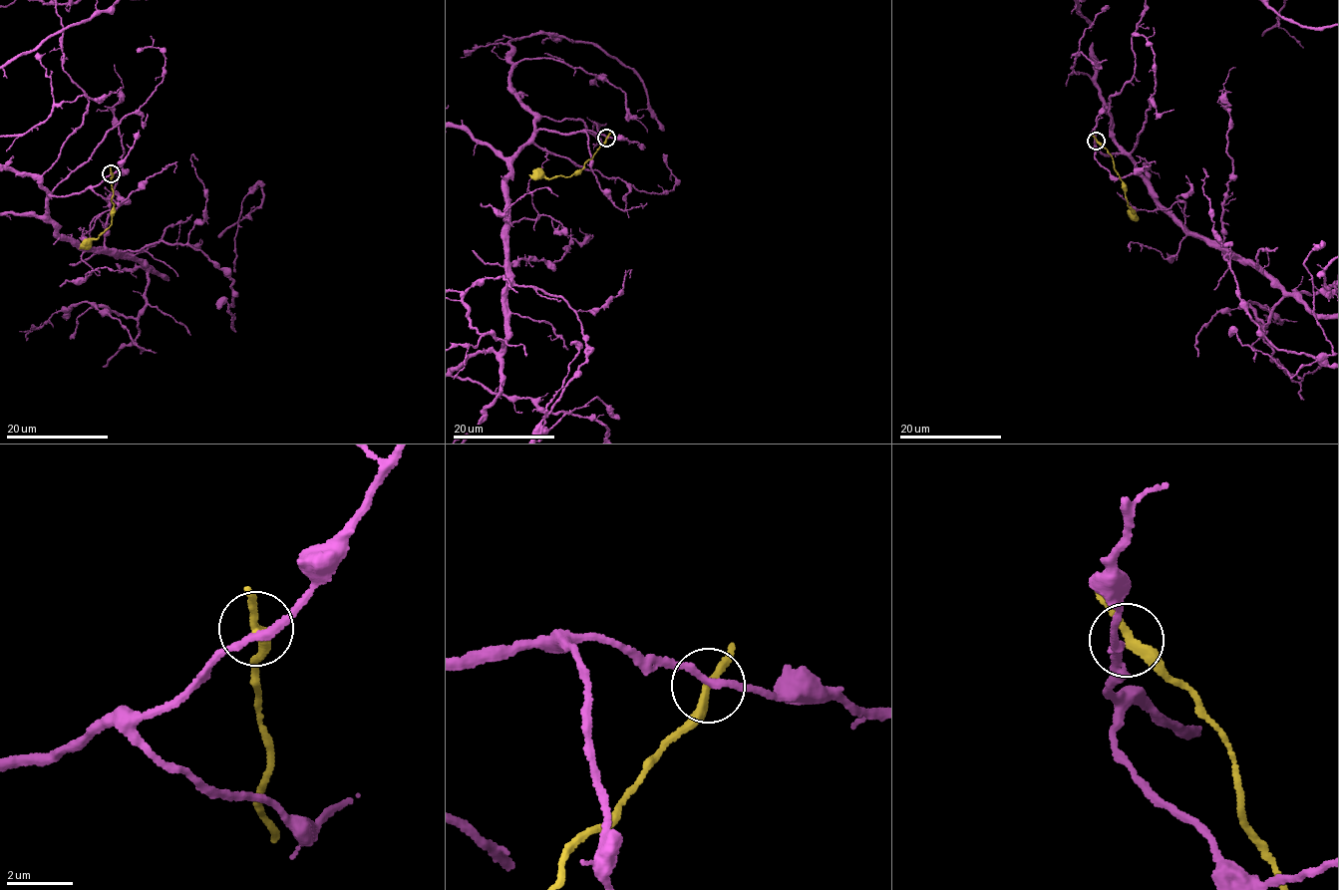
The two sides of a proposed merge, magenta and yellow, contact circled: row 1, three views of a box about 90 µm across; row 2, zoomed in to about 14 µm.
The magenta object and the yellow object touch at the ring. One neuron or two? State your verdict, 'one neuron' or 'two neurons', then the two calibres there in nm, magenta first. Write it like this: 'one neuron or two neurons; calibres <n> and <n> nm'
two neurons; calibres 220 and 260 nm

